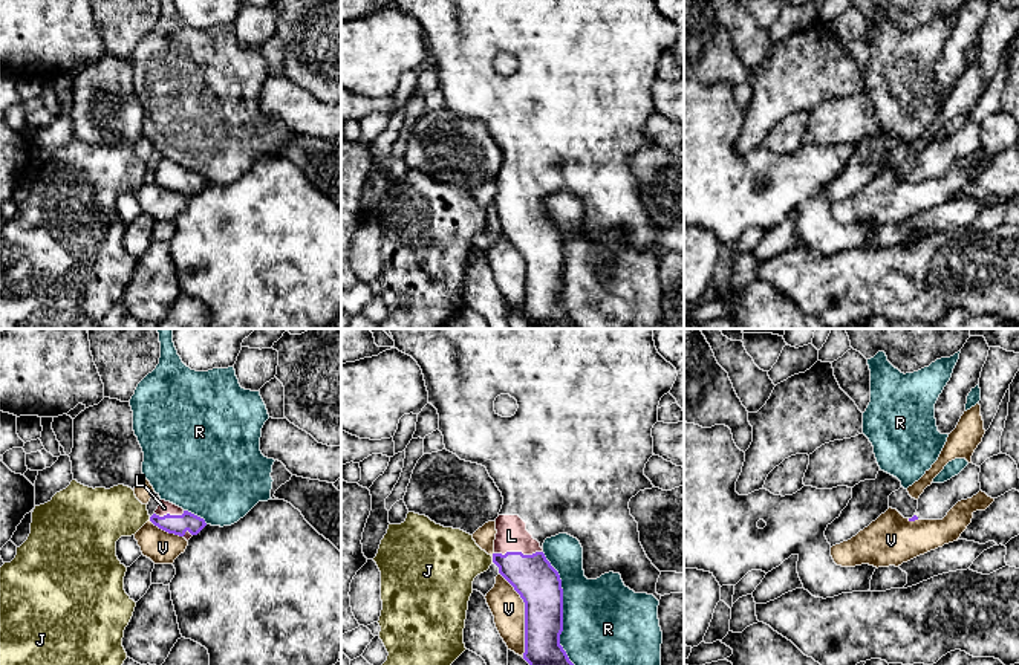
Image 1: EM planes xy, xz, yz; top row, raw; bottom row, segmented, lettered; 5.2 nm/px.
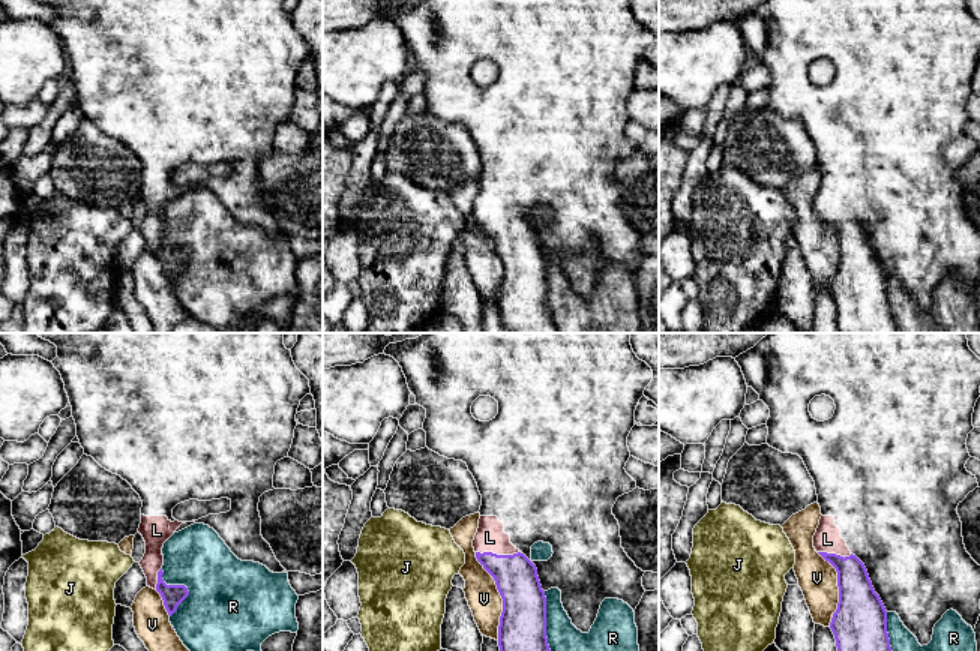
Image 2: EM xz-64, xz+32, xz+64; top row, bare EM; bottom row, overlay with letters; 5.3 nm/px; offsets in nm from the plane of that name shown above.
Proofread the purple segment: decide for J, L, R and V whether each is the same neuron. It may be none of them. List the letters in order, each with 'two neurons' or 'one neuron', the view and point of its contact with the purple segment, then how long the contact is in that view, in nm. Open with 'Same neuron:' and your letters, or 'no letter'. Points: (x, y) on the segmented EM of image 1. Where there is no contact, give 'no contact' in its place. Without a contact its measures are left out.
Same neuron: L
J: two neurons | xz (493, 560) | 30 nm
L: one neuron | xz (517, 552) | 260 nm
R: two neurons | xz (562, 609) | 600 nm
V: two neurons | xz (525, 615) | 460 nm

